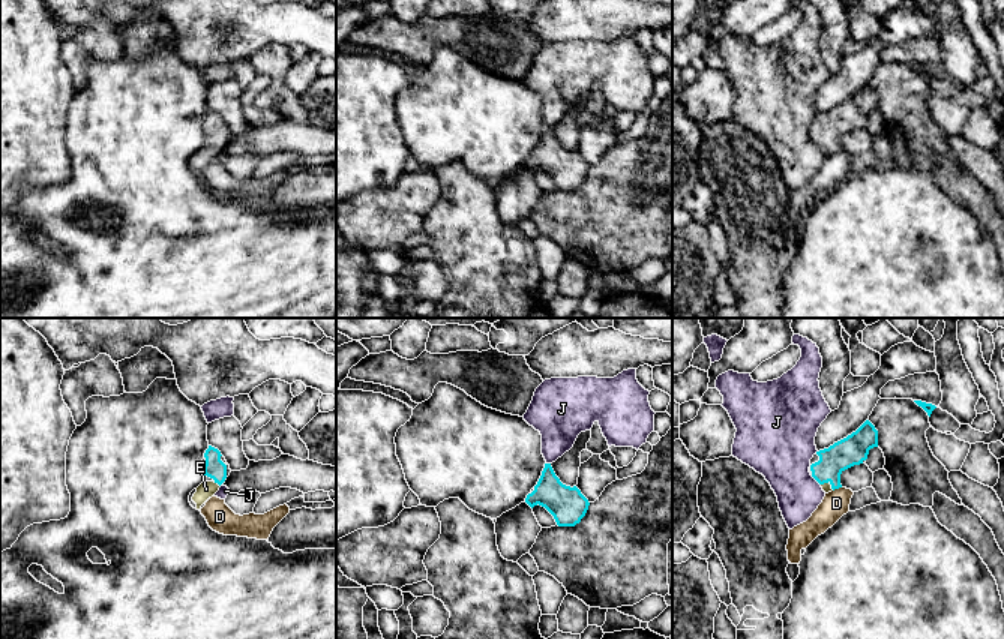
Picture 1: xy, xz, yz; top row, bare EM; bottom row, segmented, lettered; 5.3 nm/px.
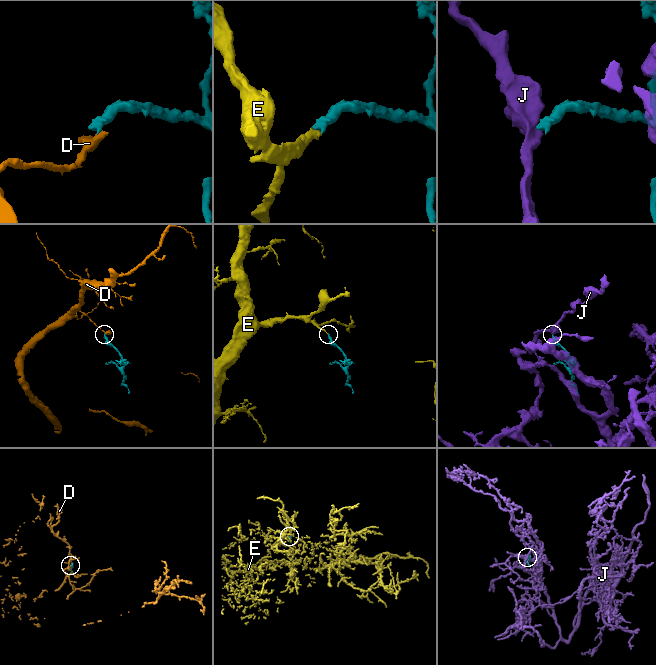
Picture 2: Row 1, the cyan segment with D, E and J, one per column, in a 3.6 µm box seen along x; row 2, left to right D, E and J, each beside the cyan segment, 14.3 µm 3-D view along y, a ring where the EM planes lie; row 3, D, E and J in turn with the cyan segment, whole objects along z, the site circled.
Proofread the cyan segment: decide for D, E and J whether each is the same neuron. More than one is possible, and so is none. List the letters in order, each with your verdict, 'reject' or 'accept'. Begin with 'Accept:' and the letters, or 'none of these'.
Accept: E
D: reject
E: accept
J: reject

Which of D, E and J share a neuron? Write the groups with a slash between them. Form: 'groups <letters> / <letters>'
groups D / E / J

